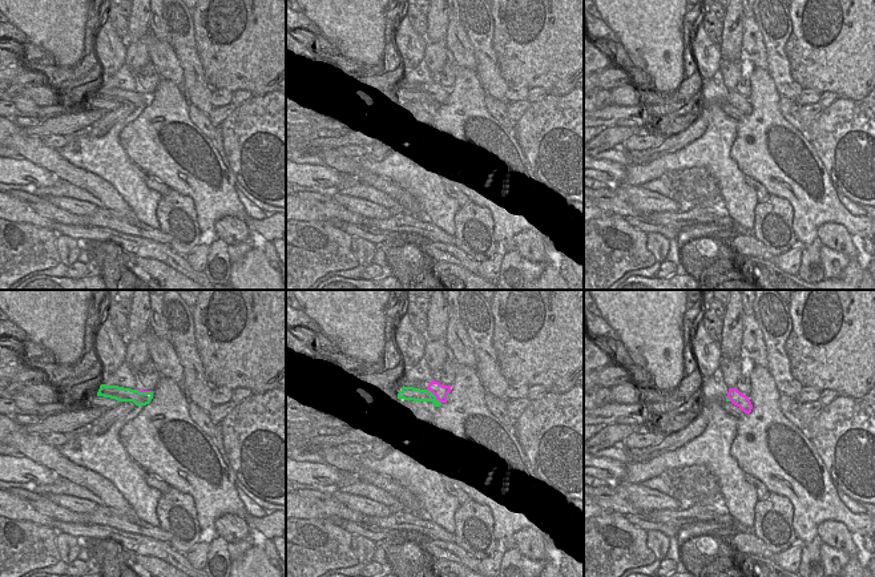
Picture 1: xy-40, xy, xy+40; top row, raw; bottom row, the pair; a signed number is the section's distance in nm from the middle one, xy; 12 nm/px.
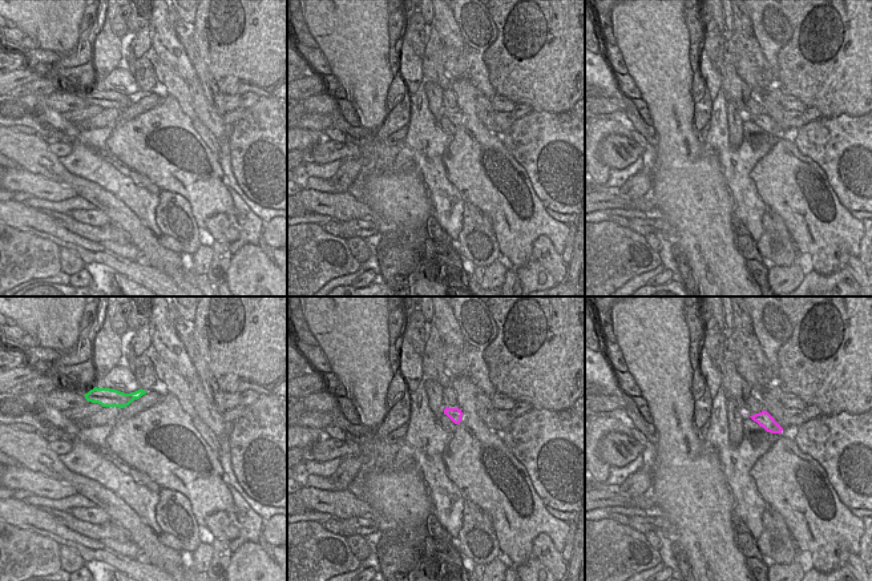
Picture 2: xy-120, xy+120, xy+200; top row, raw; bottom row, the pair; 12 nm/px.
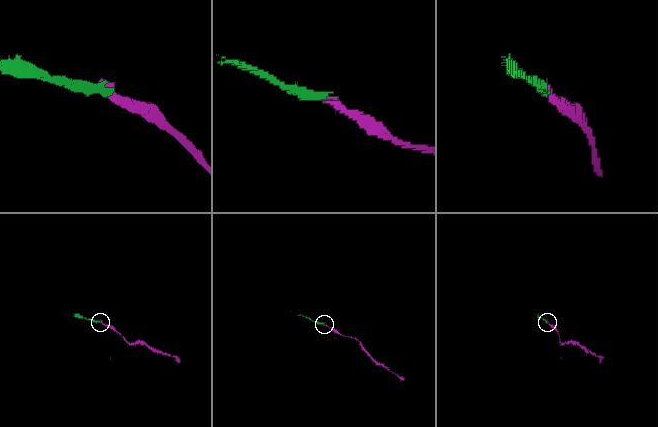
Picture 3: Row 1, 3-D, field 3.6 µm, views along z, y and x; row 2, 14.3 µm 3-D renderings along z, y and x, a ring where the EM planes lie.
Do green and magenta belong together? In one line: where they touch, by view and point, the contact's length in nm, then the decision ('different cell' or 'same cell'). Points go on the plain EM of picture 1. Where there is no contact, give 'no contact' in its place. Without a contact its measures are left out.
contact xy (435, 99); length 260 nm; same cell

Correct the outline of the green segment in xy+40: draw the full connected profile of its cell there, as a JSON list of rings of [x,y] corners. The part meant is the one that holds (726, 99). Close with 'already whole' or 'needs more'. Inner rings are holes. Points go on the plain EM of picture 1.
[[[729,90],[726,104],[731,104],[734,108],[739,109],[745,116],[750,116],[753,106],[750,101],[741,96],[737,90]]]; needs more

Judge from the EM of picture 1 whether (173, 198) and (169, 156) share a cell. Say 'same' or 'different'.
different

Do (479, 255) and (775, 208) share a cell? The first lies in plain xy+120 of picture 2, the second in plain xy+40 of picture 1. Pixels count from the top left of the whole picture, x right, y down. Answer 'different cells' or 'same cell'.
same cell

